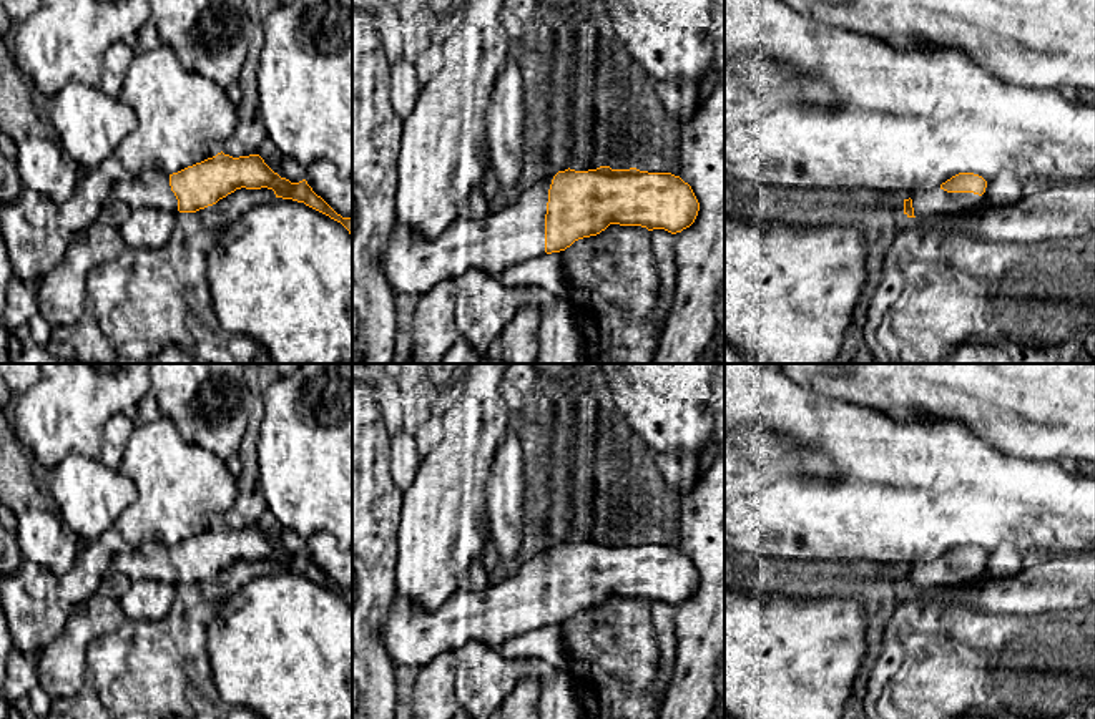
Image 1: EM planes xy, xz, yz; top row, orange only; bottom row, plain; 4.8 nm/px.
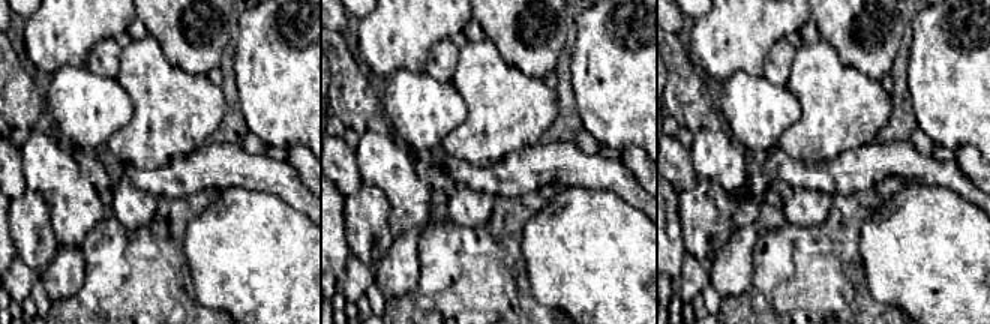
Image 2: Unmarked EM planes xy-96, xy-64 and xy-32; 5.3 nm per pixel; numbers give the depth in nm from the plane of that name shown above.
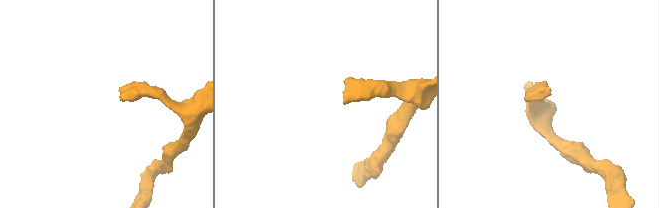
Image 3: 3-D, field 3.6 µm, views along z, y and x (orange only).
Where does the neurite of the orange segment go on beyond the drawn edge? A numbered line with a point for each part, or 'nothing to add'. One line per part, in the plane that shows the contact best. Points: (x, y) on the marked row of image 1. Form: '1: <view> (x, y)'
1: xz (517, 233)

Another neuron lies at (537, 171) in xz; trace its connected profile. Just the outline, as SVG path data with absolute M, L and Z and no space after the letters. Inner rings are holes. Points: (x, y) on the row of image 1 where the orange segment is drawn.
M533 116L530 120L527 156L525 156L520 191L532 189L537 186L545 186L548 191L557 171L552 169L550 158L538 153L538 149L532 139L532 125L533 125Z

